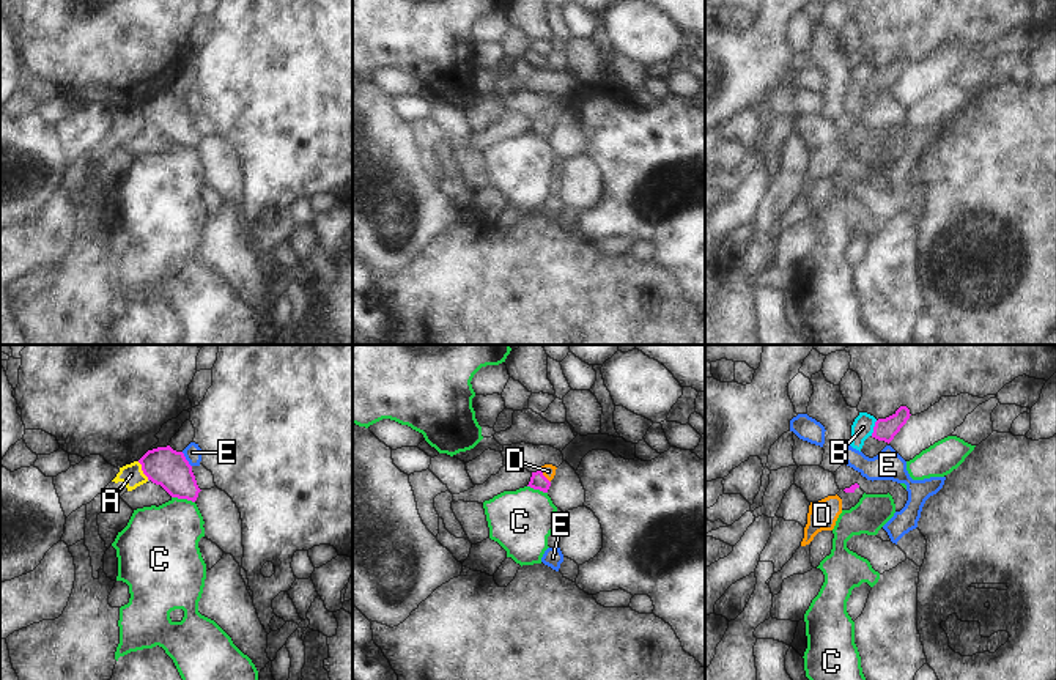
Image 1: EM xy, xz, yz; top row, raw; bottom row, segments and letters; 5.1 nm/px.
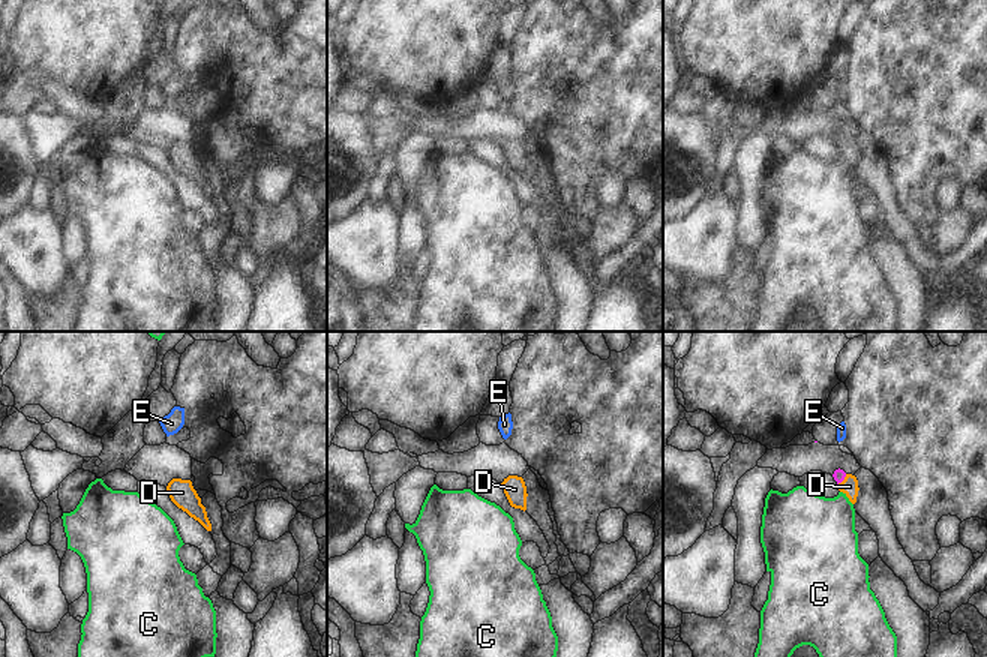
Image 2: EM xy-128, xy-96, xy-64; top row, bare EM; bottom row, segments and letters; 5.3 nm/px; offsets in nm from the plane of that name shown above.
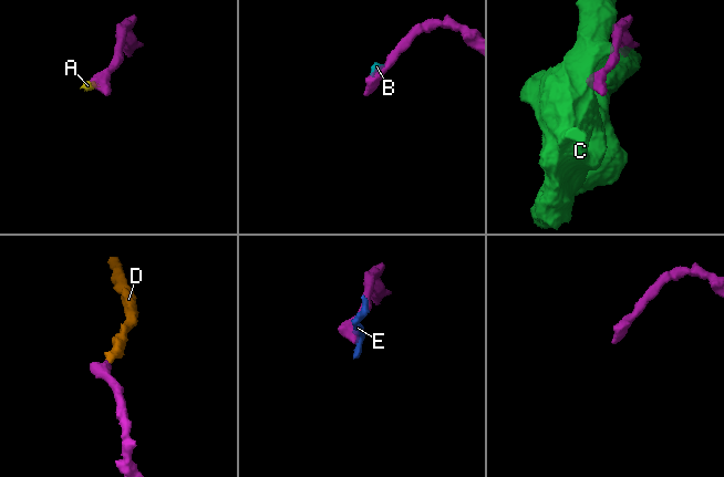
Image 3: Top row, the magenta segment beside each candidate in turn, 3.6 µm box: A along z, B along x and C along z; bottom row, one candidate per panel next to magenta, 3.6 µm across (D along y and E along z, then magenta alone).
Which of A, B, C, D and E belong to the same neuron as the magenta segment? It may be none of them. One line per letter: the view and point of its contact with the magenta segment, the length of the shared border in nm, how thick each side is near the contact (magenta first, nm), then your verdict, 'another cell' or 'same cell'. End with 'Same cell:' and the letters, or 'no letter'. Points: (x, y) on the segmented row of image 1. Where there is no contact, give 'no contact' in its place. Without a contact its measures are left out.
A: meets magenta in xy at (142, 469); contact 110 nm long; 200 nm thick on the magenta side, 110 nm on the other; another cell
B: meets magenta in yz at (874, 428); contact 90 nm long; 110 nm thick on the magenta side, 110 nm on the other; another cell
C: meets magenta in xy at (183, 498); contact 120 nm long; 200 nm thick on the magenta side, 360 nm on the other; another cell
D: meets magenta in xz at (543, 476); contact 90 nm long; 80 nm thick on the magenta side, 70 nm on the other; same cell
E: meets magenta in xy at (186, 460); contact 90 nm long; 200 nm thick on the magenta side, 90 nm on the other; another cell
Same cell: D

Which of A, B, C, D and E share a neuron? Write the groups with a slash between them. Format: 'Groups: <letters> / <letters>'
Groups: A / B C E / D.

